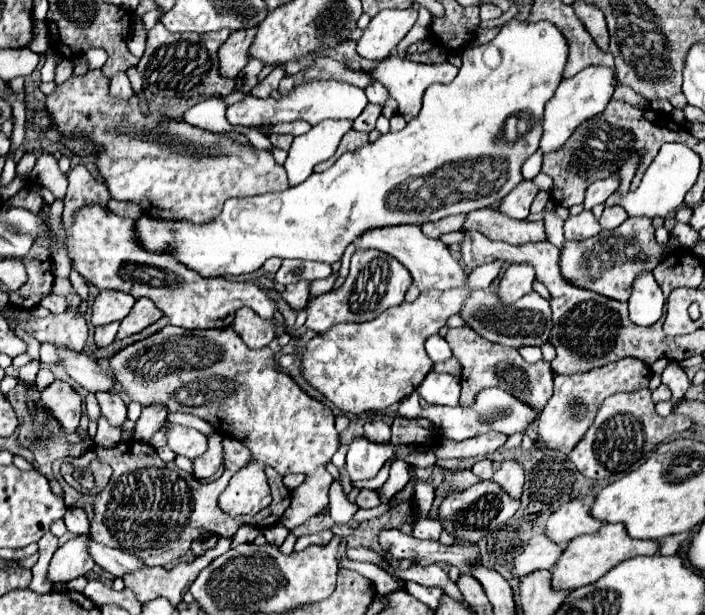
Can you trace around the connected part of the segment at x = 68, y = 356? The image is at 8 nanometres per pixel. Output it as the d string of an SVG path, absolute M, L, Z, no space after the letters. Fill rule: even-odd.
M57 348L59 364L67 370L67 374L89 392L111 390L113 380L105 376L97 362L91 362L83 352L69 352L69 348Z

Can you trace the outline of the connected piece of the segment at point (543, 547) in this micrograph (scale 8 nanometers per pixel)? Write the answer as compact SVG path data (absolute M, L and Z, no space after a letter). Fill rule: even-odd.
M537 534L529 540L523 554L515 558L513 574L523 578L535 570L543 570L543 568L549 570L553 568L553 564L557 564L563 550L565 550L565 544L553 544L553 540L549 540L545 534Z

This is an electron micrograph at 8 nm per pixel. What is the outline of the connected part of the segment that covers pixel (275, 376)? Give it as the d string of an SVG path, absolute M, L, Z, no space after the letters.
M165 326L153 336L133 342L123 350L115 352L109 358L109 366L115 370L115 378L121 384L123 392L139 404L165 404L167 412L187 412L199 416L213 424L217 432L249 446L253 460L249 466L241 468L225 488L219 498L219 504L229 514L255 514L261 508L269 506L269 484L263 468L269 464L279 474L303 472L307 474L305 482L291 493L291 503L286 510L286 519L282 524L293 530L308 519L323 512L327 506L327 492L333 476L325 470L325 464L339 450L341 442L335 430L335 416L331 408L299 388L299 384L287 374L277 370L275 354L269 346L261 350L251 350L231 328L223 330L185 330L177 326Z

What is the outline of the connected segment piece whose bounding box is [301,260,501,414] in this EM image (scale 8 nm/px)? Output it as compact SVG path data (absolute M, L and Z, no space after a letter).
M501 260L475 268L465 288L425 290L415 302L393 306L373 322L337 324L317 334L301 354L303 376L343 412L361 414L389 408L415 392L433 370L433 362L425 352L425 340L437 334L439 328L447 324L449 316L461 312L461 304L465 304L465 296L469 296L473 288L487 288L499 272Z

